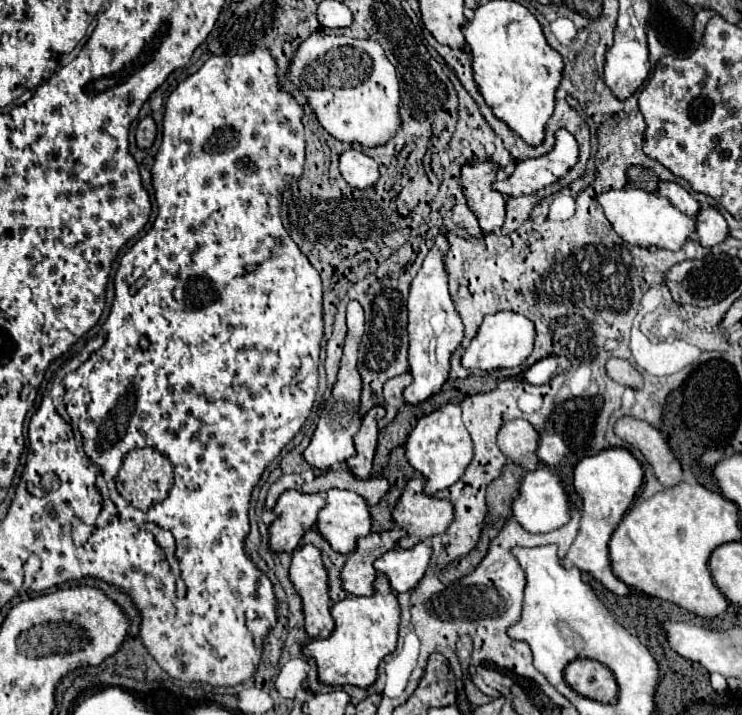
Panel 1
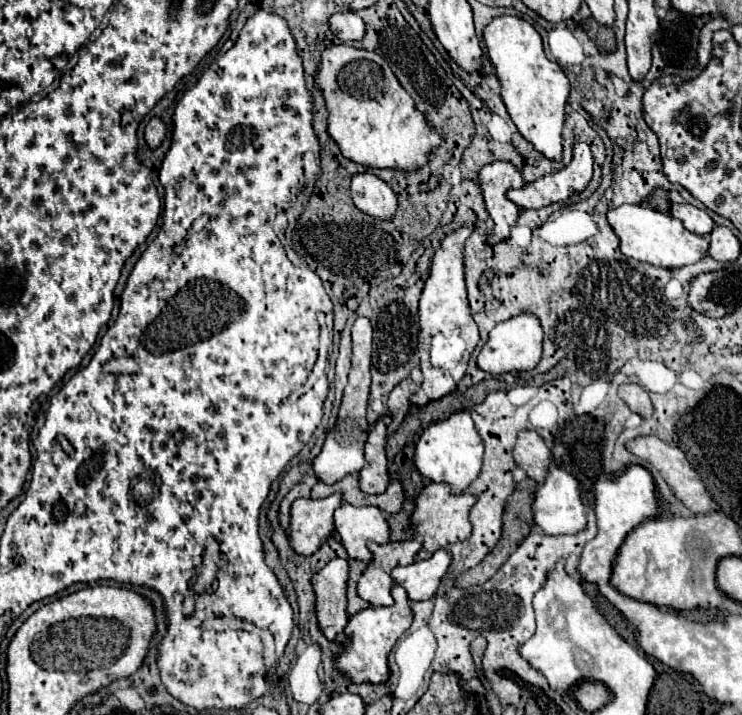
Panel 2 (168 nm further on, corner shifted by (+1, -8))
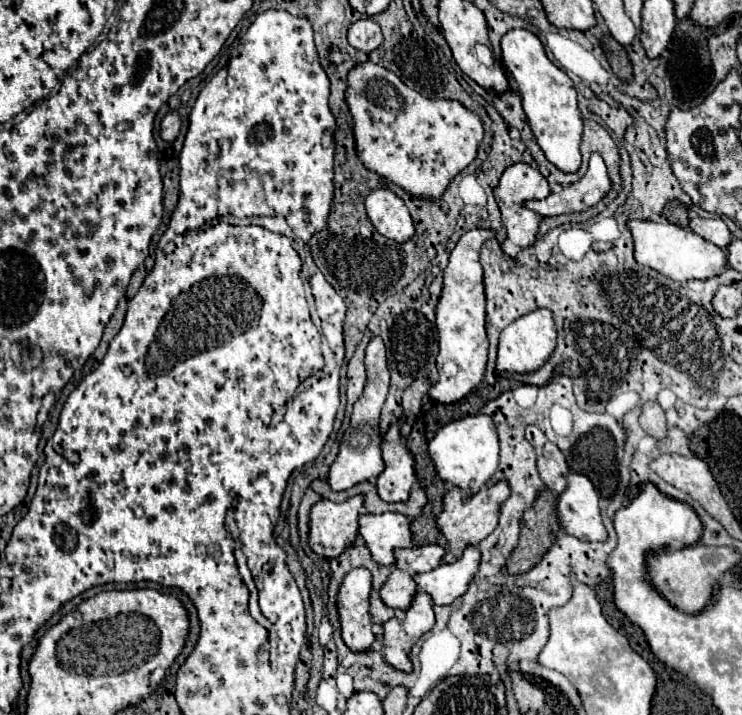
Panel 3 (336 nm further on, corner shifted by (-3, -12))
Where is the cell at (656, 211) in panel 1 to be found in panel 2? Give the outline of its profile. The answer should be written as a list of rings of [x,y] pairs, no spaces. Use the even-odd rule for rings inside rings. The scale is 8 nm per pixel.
[[[623,204],[619,208],[609,210],[607,218],[621,240],[621,252],[629,258],[635,258],[659,268],[681,268],[681,266],[697,264],[701,258],[707,256],[707,250],[709,250],[707,236],[697,236],[689,232],[681,220],[673,218],[671,214],[651,210],[647,204],[639,204],[639,206]]]

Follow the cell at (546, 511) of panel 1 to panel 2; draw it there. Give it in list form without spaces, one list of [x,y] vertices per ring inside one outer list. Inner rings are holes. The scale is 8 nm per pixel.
[[[551,466],[547,480],[537,488],[533,512],[535,512],[535,524],[543,528],[545,534],[551,534],[551,536],[553,534],[577,534],[587,528],[587,508],[581,500],[579,480],[559,466]]]

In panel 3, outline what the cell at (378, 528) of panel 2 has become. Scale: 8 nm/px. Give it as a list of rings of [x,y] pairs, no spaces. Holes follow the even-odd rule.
[[[363,512],[359,516],[359,536],[365,540],[373,560],[383,566],[393,564],[393,550],[395,548],[409,548],[411,546],[411,532],[409,520],[395,512],[385,512],[379,516]]]

